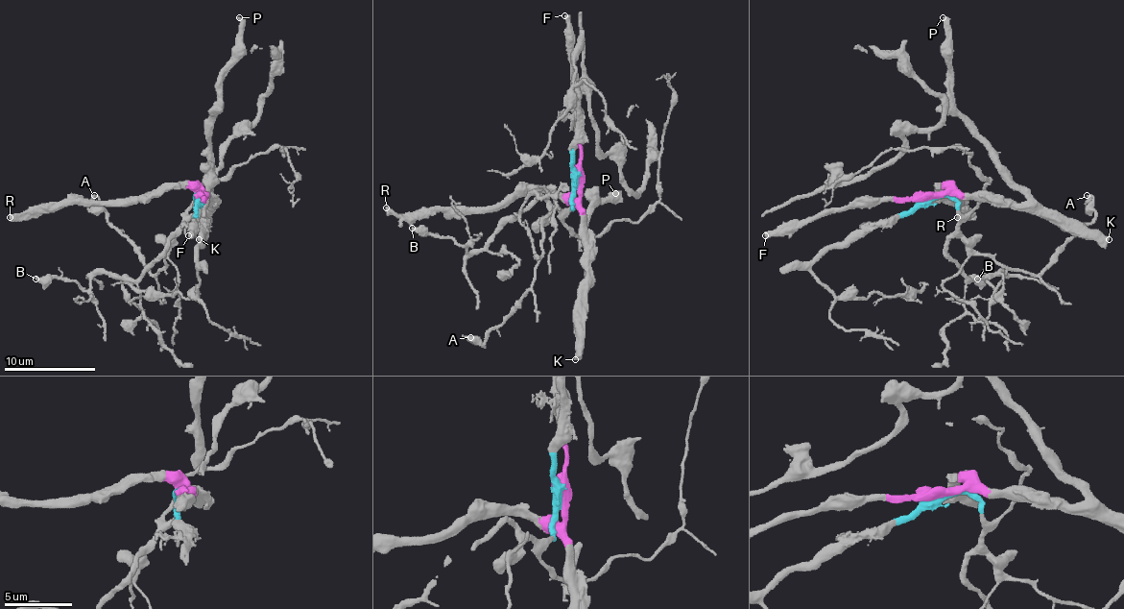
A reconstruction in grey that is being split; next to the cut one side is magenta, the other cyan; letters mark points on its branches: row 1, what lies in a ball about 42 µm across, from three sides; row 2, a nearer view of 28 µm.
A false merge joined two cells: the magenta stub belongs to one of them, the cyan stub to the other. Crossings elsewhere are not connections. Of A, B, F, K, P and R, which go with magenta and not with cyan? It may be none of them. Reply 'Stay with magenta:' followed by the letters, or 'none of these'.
Stay with magenta: F, K, P, R

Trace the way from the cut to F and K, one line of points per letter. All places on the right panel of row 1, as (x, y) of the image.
F: (928, 197), (855, 200), (847, 207), (782, 222), (764, 236)
K: (928, 197), (1013, 200), (1034, 213), (1059, 213), (1109, 238)

